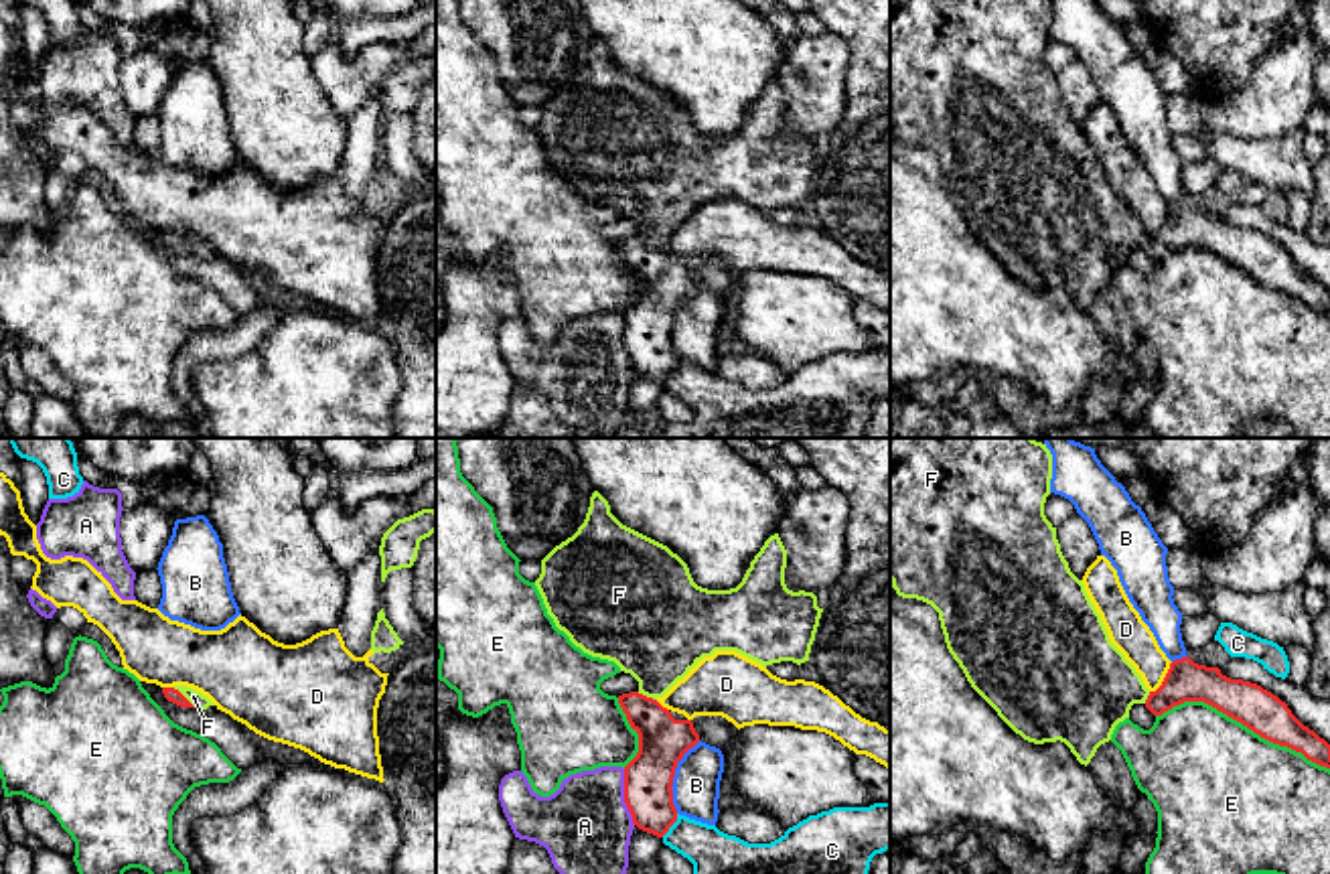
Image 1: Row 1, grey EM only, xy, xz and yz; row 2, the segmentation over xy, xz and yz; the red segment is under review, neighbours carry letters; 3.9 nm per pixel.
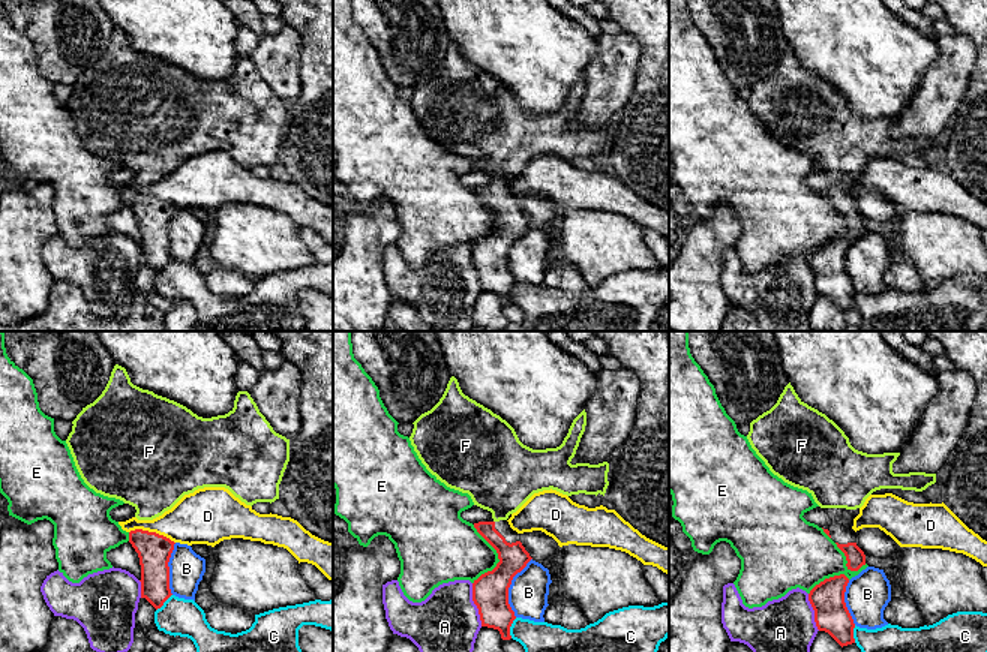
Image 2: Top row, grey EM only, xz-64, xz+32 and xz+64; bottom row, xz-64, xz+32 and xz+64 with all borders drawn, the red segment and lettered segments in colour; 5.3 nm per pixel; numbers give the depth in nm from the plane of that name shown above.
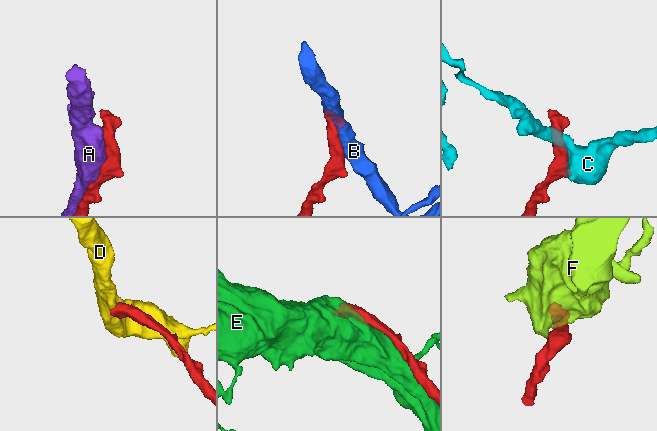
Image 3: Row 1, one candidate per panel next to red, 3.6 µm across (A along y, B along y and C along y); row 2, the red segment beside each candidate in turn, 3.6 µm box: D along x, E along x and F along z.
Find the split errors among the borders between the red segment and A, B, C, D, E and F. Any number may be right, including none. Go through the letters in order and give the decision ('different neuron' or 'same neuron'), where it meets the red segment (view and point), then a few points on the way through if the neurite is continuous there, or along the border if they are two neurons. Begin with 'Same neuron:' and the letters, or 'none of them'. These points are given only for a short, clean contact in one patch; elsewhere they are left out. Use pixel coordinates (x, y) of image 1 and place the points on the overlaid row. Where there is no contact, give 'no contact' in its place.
Same neuron: F
A: different neuron; meets red in xz at (625, 797)
B: different neuron; meets red in xz at (674, 775)
C: different neuron; meets red in xz at (672, 824); border along xz (678, 814), (678, 820), (661, 836)
D: different neuron; meets red in yz at (1164, 678); border along yz (1172, 662), (1164, 680), (1150, 692)
E: different neuron; meets red in yz at (1243, 724)
F: same neuron; meets red in xy at (183, 696); runs through xy (171, 694), (183, 696), (193, 696)

